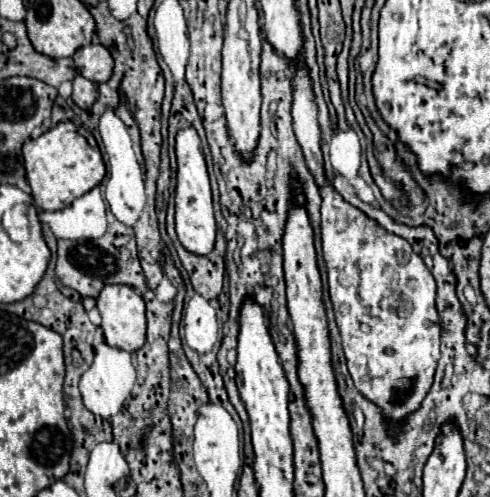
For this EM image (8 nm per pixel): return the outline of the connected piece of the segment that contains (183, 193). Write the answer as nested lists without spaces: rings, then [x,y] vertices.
[[[190,126],[180,130],[176,136],[176,158],[178,158],[178,174],[176,174],[176,234],[180,244],[198,256],[206,256],[214,248],[216,222],[212,212],[212,194],[206,172],[206,162],[200,152],[200,138],[196,130]]]

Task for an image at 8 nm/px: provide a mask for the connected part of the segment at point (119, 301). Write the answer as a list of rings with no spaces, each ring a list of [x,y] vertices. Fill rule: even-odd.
[[[108,284],[98,296],[104,338],[110,346],[126,352],[136,352],[146,340],[144,300],[134,288]]]

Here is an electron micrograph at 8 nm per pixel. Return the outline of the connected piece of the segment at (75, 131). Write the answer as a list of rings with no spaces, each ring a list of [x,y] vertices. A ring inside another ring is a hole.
[[[58,122],[36,140],[28,140],[24,144],[24,166],[34,204],[48,212],[66,208],[76,198],[98,186],[106,174],[100,150],[80,134],[80,128],[74,122]]]

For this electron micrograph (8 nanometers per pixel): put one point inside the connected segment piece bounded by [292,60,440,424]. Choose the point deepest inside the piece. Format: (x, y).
(383, 295)

